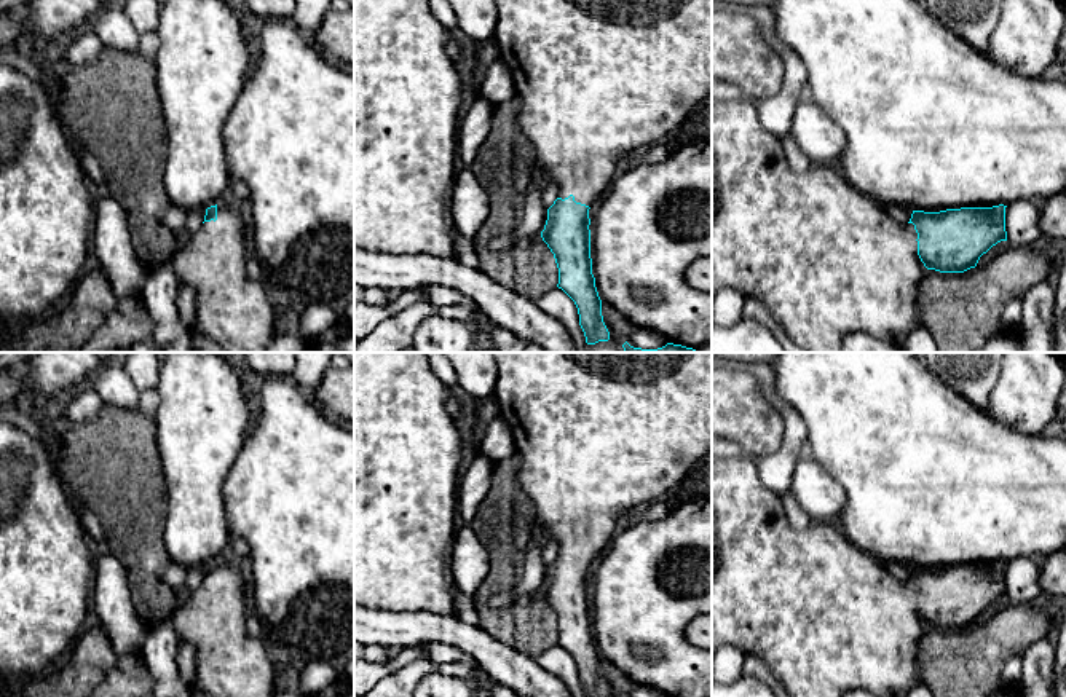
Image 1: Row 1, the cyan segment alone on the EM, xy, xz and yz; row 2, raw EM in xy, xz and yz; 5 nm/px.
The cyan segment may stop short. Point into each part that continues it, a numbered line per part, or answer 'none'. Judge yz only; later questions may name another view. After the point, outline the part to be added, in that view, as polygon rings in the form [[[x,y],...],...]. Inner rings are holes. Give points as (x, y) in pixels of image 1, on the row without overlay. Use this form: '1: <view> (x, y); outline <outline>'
1: yz (825, 616); outline [[[747,455],[712,456],[712,662],[721,646],[736,646],[745,656],[764,660],[790,697],[844,697],[851,689],[867,689],[879,697],[906,697],[913,687],[922,683],[918,646],[927,625],[918,612],[916,597],[918,590],[913,581],[894,577],[887,565],[849,542],[839,525],[811,520],[803,530],[793,528],[784,510],[782,498],[758,477],[755,458]]]

